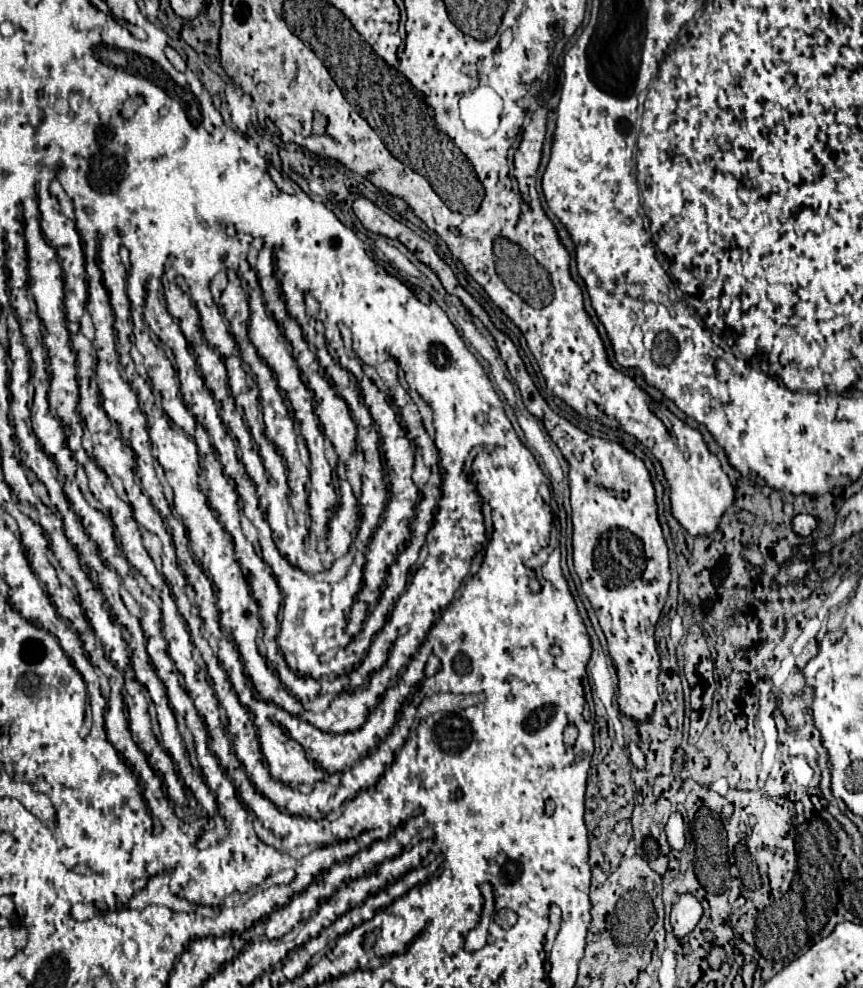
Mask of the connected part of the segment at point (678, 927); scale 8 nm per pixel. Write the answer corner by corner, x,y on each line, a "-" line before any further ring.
682,893
670,913
670,923
674,927
674,935
684,937
686,933
690,933
698,925
700,917
702,917
700,901
690,893

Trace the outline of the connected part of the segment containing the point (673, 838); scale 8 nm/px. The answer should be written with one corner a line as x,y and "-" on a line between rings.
672,813
668,823
666,823
666,837
668,837
668,845
674,851
682,851
684,849
684,823
682,823
682,815
680,813

